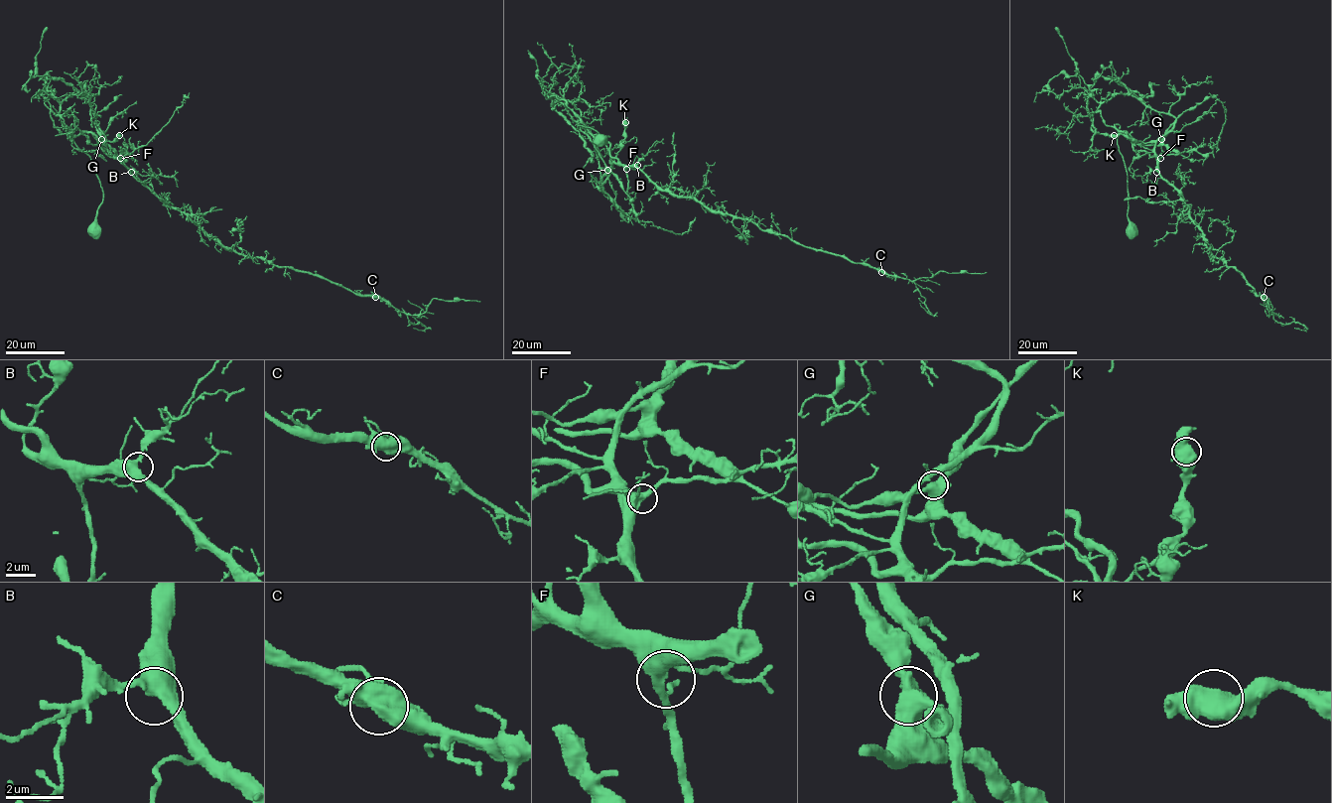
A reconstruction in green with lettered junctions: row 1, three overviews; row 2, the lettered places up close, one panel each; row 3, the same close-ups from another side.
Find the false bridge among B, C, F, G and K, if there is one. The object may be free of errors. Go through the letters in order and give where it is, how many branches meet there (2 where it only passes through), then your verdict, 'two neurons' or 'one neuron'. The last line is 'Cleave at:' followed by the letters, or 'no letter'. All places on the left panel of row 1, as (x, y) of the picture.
B: (131, 172) | 3 | one neuron
C: (375, 297) | 3 | one neuron
F: (120, 158) | 3 | one neuron
G: (101, 139) | 3 | one neuron
K: (119, 135) | 3 | one neuron
Cleave at: no letter

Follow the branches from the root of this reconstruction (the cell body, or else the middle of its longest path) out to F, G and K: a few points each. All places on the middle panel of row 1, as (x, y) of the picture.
F: (601, 139), (601, 136), (609, 136), (591, 127), (577, 126), (582, 123), (596, 134), (611, 159), (626, 169)
G: (601, 139), (601, 136), (609, 136), (591, 127), (577, 126), (582, 123), (586, 127), (607, 170)
K: (601, 139), (609, 136), (577, 126), (582, 123), (599, 137), (611, 163), (610, 151), (624, 139), (625, 122)

